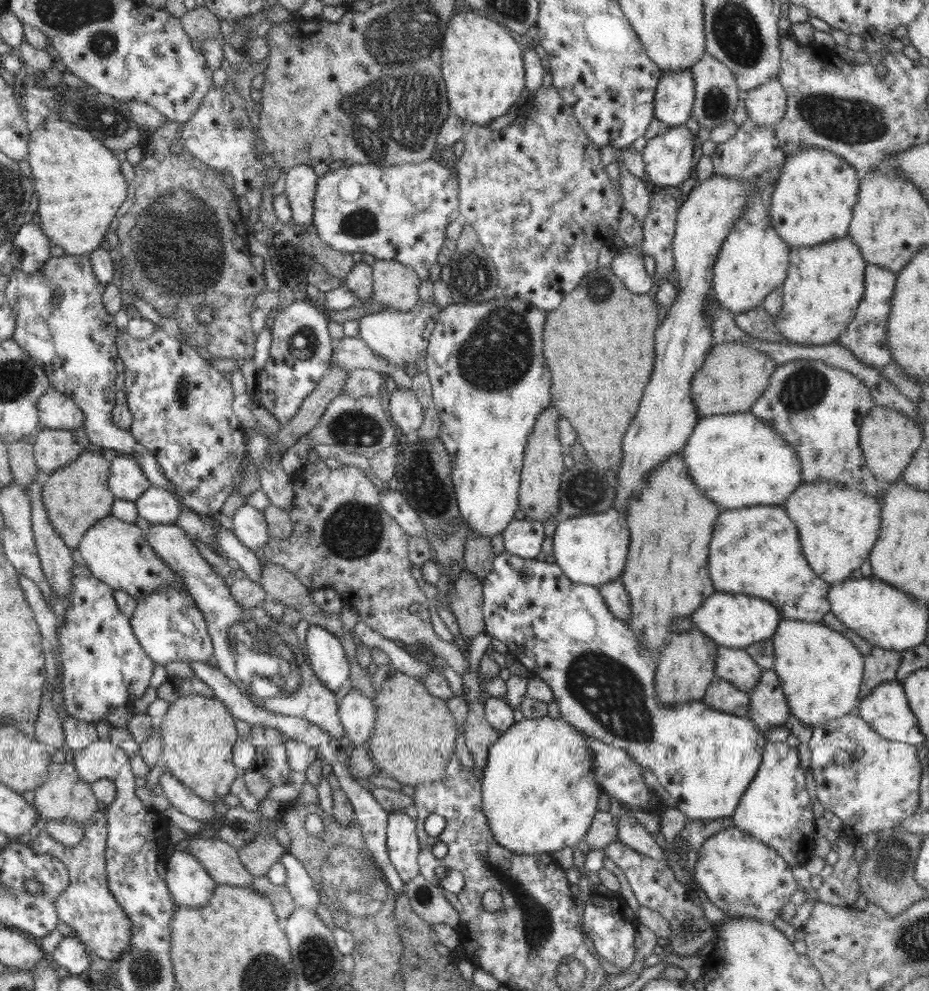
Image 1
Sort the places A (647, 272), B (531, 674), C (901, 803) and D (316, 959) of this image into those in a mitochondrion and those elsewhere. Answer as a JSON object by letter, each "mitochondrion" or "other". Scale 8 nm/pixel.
{"A":"other","B":"other","C":"other","D":"mitochondrion"}

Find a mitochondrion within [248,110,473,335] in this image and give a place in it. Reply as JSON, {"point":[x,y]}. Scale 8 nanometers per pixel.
{"point":[360,223]}

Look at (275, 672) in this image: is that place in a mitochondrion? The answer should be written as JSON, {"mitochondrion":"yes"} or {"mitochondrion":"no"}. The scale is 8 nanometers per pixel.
{"mitochondrion":"yes"}

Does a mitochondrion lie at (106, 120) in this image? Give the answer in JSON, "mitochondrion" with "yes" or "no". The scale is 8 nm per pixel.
{"mitochondrion":"yes"}

